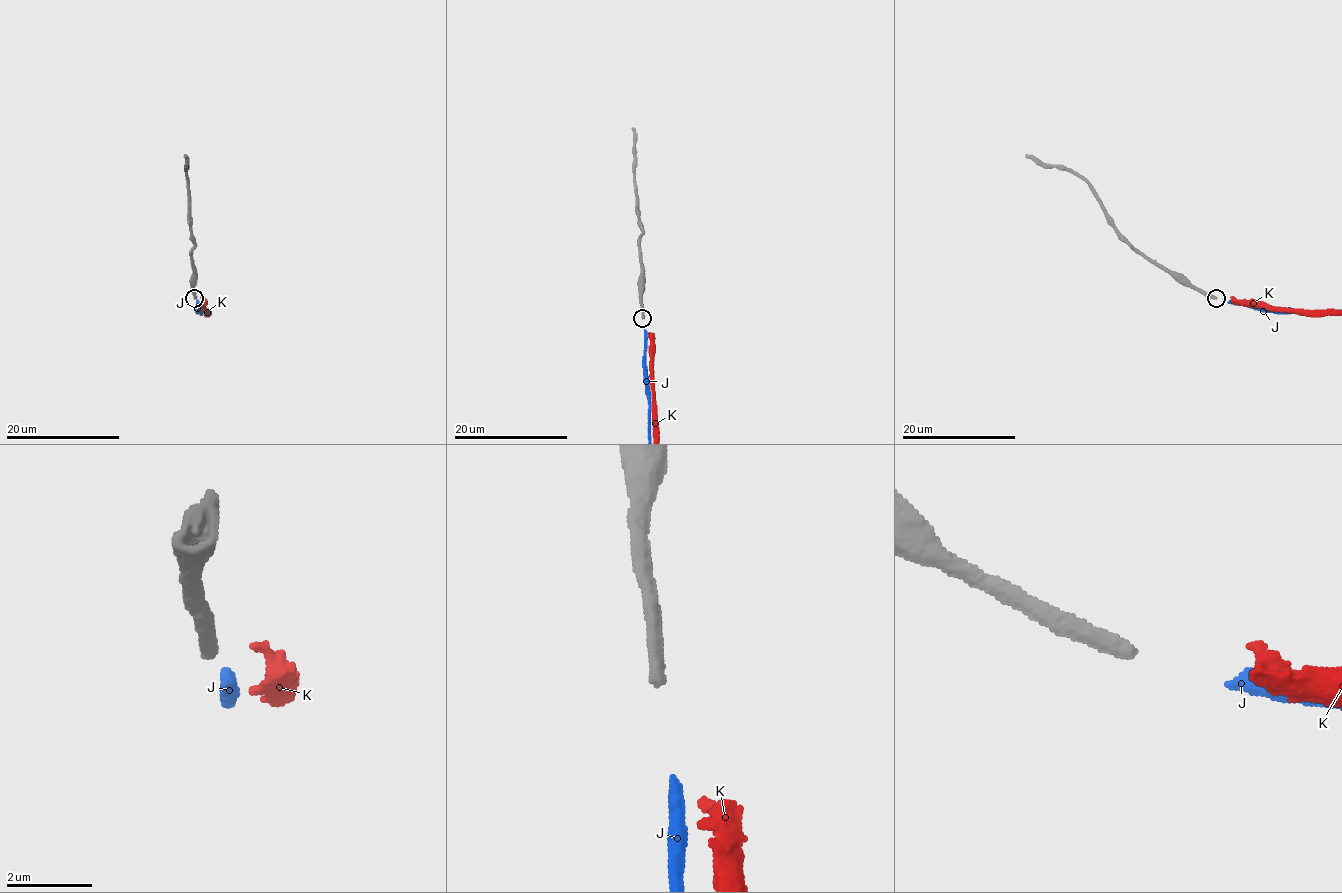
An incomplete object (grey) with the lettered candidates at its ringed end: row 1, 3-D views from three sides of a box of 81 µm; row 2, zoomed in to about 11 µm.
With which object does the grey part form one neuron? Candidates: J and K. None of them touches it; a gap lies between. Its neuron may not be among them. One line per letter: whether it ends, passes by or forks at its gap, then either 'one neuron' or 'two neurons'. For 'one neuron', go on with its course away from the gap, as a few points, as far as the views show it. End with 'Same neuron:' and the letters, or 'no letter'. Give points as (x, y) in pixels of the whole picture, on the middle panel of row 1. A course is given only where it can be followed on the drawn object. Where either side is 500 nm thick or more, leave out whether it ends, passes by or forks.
J: it ends | one neuron
K: it ends | two neurons
Same neuron: J

